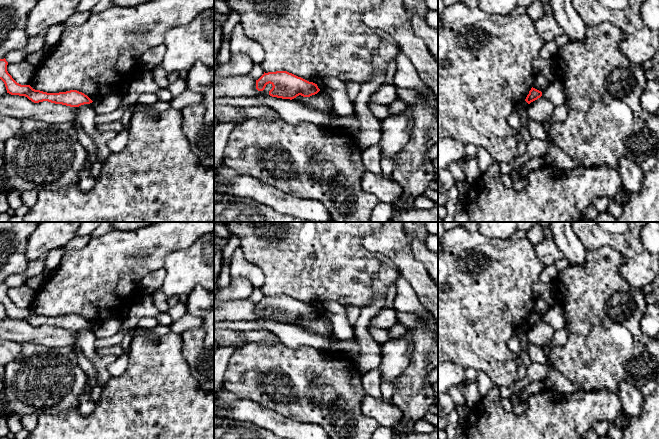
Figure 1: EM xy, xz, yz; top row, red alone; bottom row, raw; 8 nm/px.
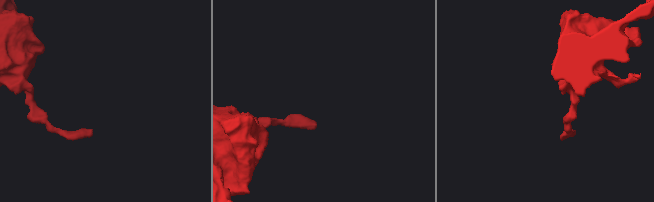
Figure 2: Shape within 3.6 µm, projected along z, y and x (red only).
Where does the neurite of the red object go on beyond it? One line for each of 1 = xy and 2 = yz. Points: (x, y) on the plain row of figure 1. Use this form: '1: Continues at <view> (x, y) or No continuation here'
1: No continuation here
2: No continuation here

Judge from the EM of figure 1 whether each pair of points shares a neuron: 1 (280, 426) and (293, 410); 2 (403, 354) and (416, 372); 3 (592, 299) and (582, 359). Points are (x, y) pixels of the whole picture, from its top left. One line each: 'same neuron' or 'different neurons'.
1: different neurons
2: different neurons
3: same neuron

